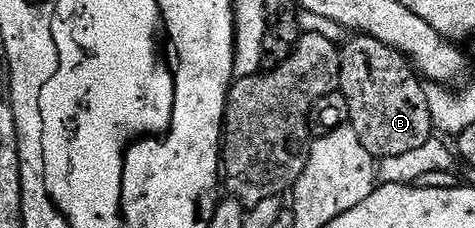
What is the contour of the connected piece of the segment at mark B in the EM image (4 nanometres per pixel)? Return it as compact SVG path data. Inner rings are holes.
M351 37L354 38L346 46L343 44L339 52L338 88L344 99L348 99L349 126L355 129L364 151L381 159L424 147L424 143L435 136L436 130L423 78L407 58L374 37Z

